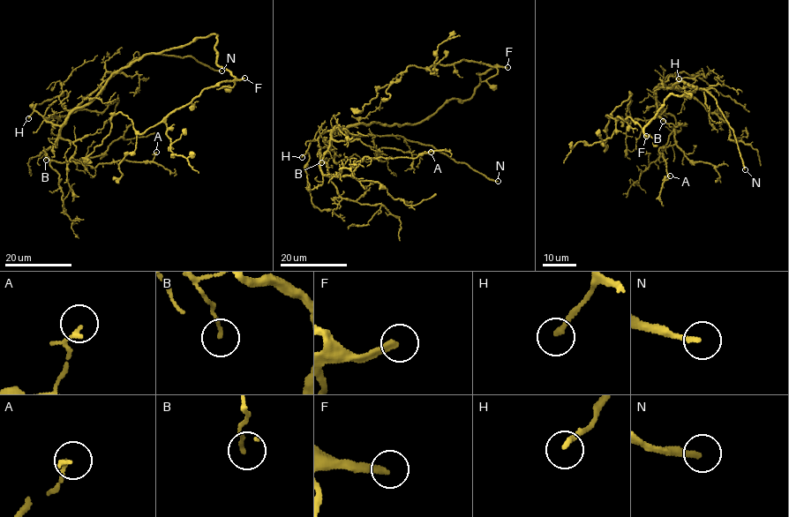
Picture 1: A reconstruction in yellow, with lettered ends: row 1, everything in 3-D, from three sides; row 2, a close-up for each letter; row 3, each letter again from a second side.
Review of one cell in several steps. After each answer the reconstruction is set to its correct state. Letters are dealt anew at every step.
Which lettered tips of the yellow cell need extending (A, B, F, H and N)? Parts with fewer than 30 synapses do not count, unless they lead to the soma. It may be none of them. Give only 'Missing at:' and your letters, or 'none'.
Missing at: F, N

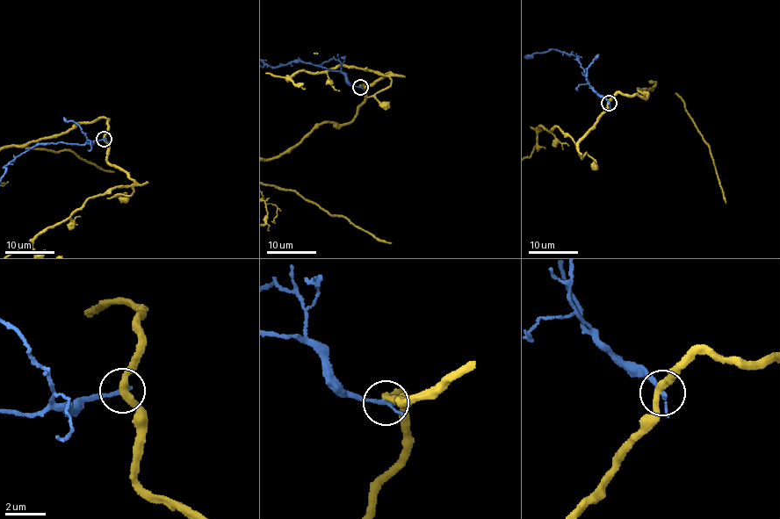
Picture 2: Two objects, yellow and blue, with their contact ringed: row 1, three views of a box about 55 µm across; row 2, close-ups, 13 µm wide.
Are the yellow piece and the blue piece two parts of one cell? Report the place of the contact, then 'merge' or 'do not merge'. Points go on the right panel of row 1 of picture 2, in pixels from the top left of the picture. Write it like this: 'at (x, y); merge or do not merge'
at (609, 103); do not merge

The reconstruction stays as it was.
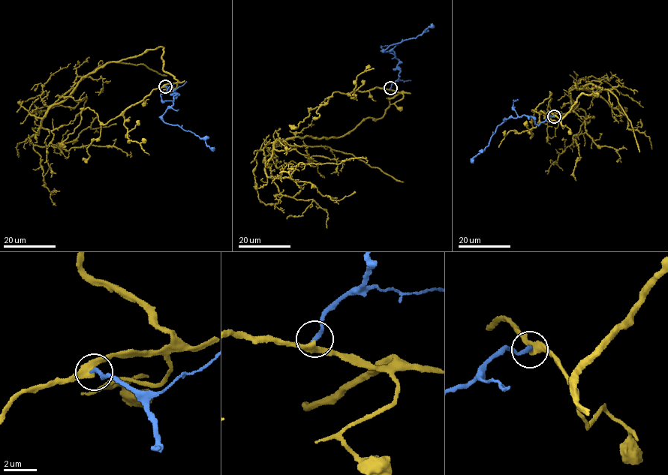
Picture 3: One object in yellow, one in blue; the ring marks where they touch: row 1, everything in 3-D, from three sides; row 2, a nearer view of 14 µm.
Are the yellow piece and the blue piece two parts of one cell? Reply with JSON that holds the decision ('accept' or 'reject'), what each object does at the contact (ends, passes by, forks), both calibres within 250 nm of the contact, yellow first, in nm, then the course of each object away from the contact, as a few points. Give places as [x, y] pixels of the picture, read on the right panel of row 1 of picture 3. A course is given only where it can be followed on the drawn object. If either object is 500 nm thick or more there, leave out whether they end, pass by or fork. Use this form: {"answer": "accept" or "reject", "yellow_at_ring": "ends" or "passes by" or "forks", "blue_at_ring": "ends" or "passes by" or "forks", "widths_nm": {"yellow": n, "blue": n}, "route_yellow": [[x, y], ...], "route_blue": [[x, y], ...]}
{"answer": "accept", "yellow_at_ring": "passes by", "blue_at_ring": "ends", "widths_nm": {"yellow": 340, "blue": 280}, "route_yellow": [[554, 116], [602, 87], [570, 90], [585, 116], [573, 136], [576, 180]], "route_blue": [[554, 116], [537, 124], [531, 117], [523, 115], [504, 121], [497, 126], [484, 149], [471, 162]]}

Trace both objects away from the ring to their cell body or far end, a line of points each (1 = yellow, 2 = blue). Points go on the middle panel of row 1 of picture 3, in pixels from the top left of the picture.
1: (390, 88), (403, 91), (382, 117), (340, 137), (278, 140), (265, 169), (279, 178), (299, 163), (366, 163)
2: (390, 88), (398, 79), (399, 61), (393, 51), (383, 50), (390, 45), (421, 34), (434, 25)

